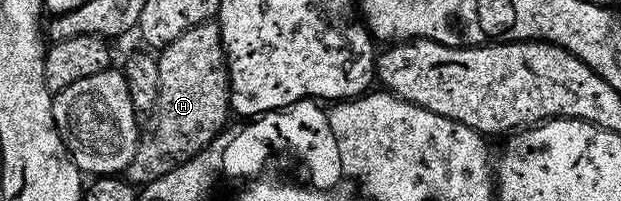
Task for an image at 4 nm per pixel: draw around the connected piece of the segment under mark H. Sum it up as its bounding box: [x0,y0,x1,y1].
[126,21,230,185]

